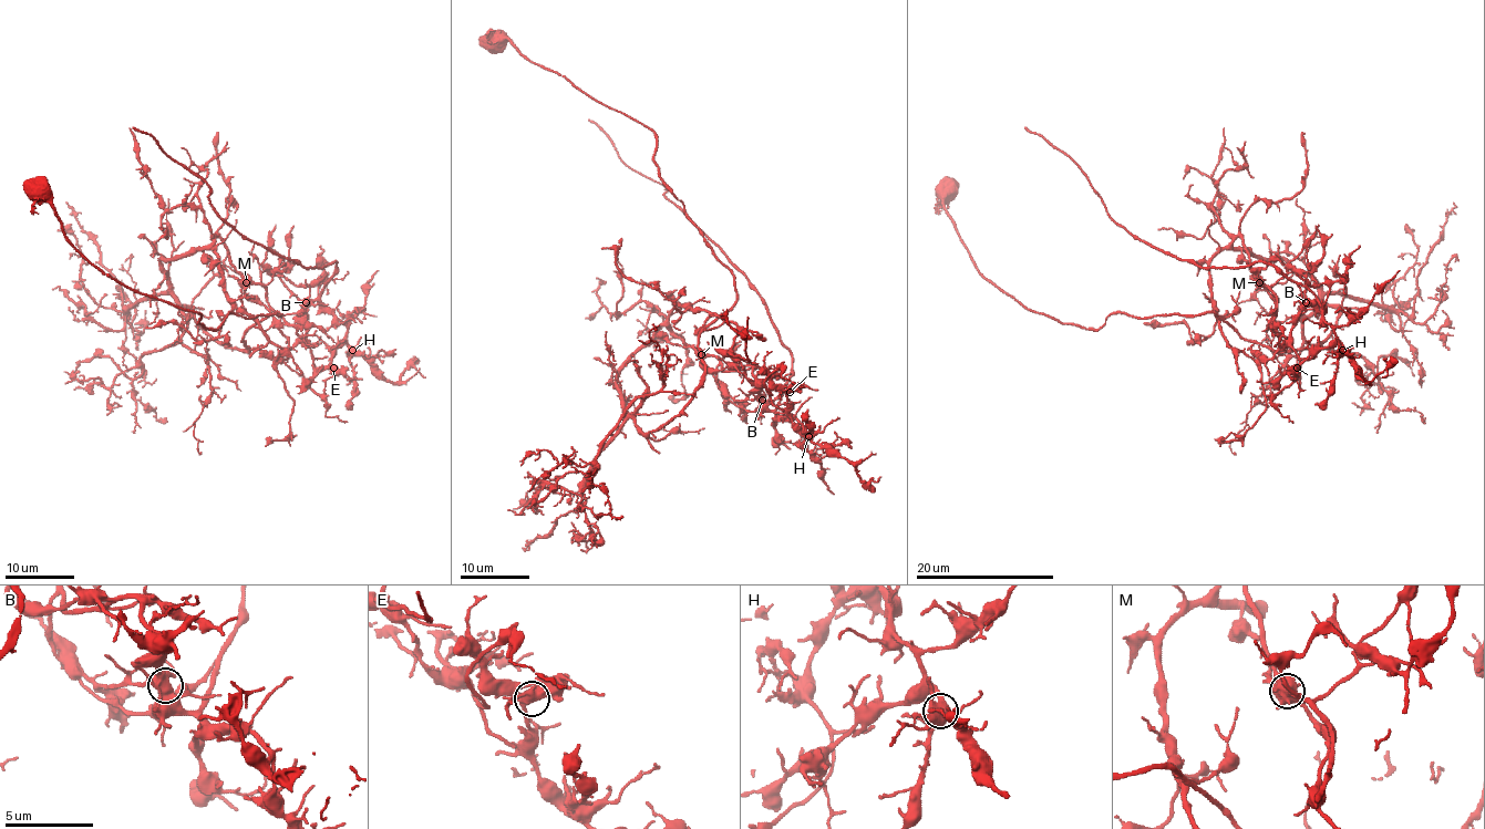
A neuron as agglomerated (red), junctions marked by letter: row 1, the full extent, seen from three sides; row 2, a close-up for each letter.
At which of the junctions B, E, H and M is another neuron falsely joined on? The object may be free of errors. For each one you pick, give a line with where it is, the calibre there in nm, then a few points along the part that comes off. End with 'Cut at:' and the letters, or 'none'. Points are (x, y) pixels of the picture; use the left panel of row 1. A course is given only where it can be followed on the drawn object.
M: (246, 282) | 750 nm | (246, 282), (290, 349), (336, 262), (308, 267), (238, 235), (210, 204), (209, 186), (133, 127)
Cut at: M

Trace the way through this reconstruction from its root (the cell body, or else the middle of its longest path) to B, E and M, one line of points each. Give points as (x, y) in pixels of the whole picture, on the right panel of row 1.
B: (946, 188), (979, 271), (1062, 322), (1214, 312), (1235, 350), (1267, 361), (1306, 302)
E: (946, 188), (973, 263), (1027, 309), (1093, 330), (1214, 312), (1235, 350), (1288, 343), (1297, 368)
M: (946, 188), (979, 271), (1062, 322), (1220, 321), (1210, 260), (1238, 236), (1259, 282)

